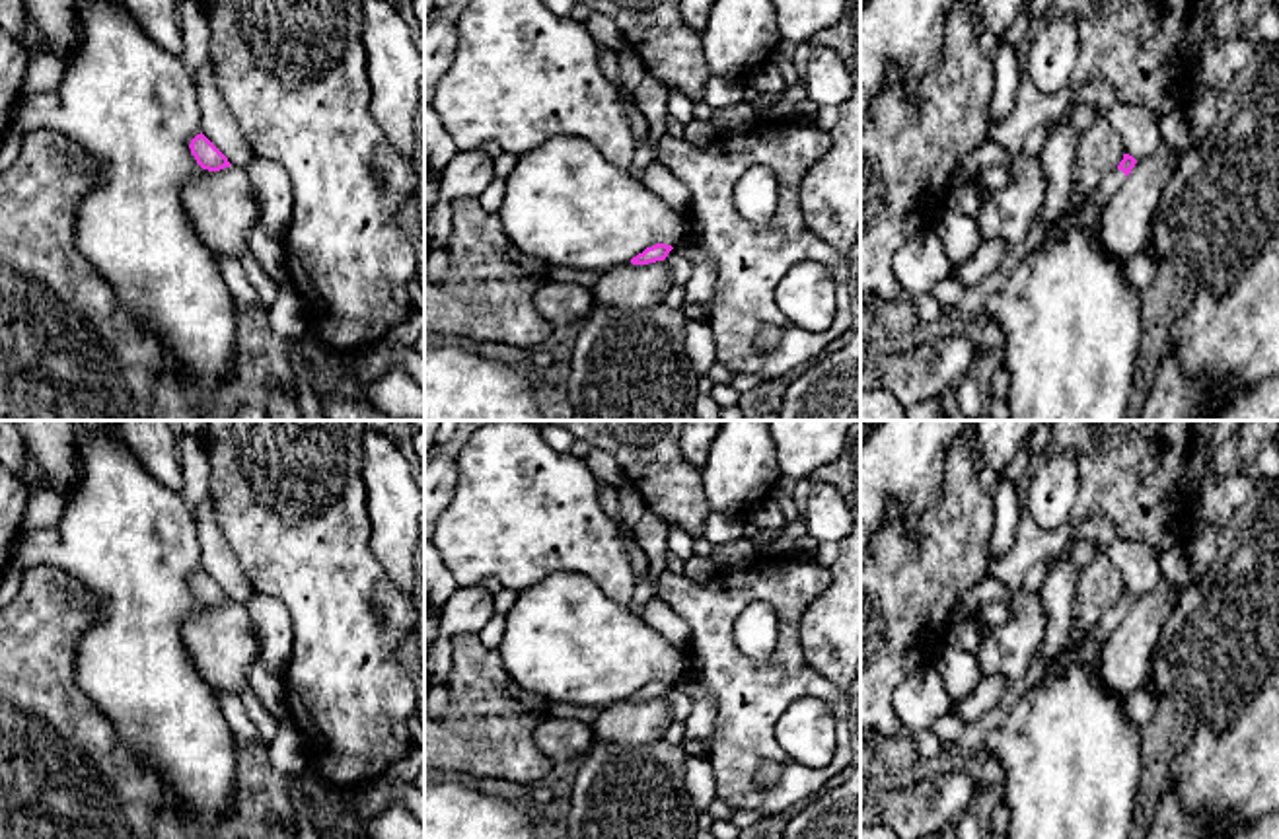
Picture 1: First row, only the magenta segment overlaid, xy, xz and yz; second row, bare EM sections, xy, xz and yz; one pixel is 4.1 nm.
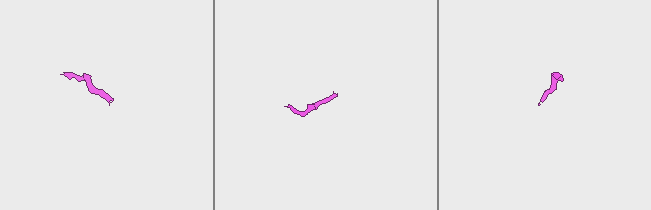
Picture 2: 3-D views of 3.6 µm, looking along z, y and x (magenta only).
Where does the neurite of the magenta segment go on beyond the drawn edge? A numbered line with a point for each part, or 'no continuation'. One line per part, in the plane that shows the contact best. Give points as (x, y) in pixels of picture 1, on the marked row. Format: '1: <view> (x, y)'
1: yz (1110, 183)

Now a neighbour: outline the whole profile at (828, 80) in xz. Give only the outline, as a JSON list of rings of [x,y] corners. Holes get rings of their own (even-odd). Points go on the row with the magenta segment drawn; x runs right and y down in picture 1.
[[[816,47],[802,84],[814,103],[839,107],[851,97],[853,78],[843,58],[829,47]]]

